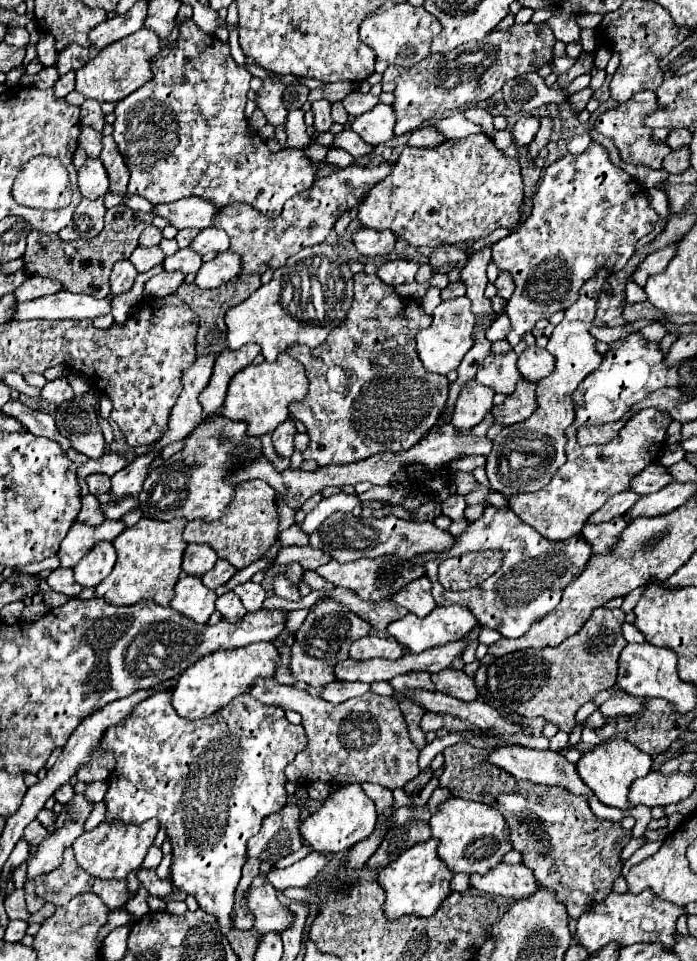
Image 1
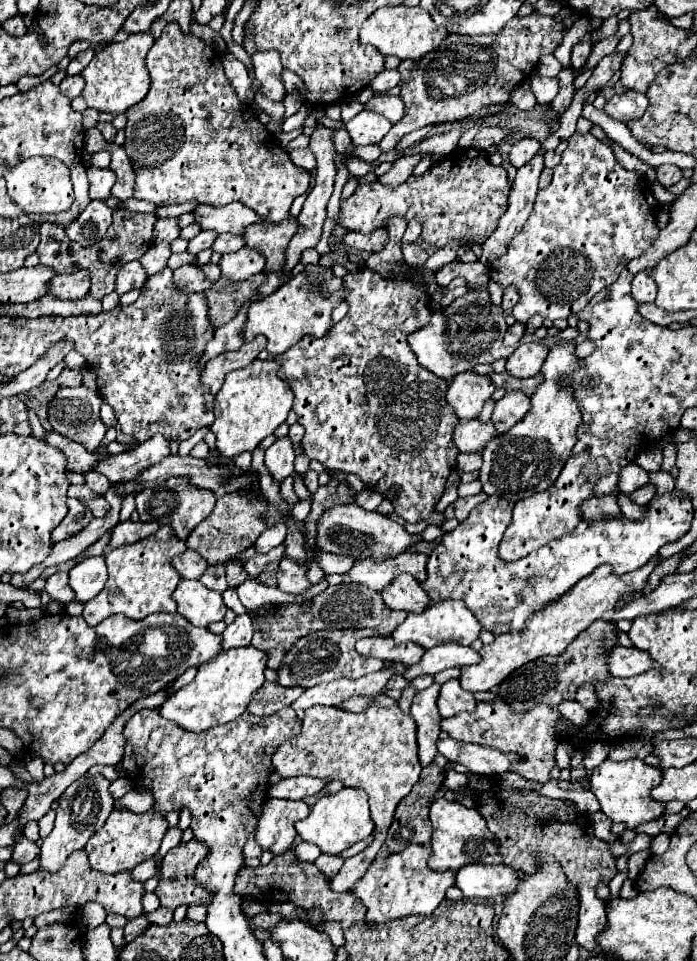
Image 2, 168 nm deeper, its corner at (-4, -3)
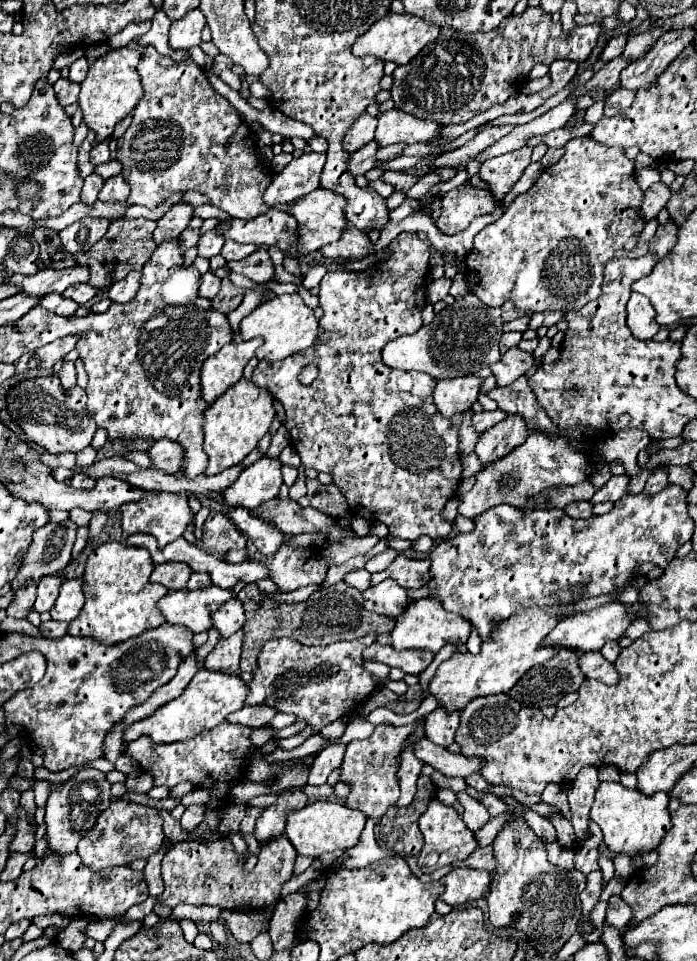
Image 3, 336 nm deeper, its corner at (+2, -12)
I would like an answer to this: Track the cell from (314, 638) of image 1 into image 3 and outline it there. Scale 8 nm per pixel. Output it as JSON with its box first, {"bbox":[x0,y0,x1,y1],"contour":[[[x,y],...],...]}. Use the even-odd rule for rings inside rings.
{"bbox":[245,634,405,734],"contour":[[[365,634],[353,642],[335,642],[327,646],[303,646],[293,638],[271,638],[259,652],[259,668],[253,670],[249,696],[245,706],[267,704],[277,712],[295,714],[317,734],[323,726],[339,720],[343,712],[355,710],[377,686],[387,686],[397,696],[403,696],[405,682],[399,680],[375,680],[363,668],[363,651],[377,640],[377,634]]]}

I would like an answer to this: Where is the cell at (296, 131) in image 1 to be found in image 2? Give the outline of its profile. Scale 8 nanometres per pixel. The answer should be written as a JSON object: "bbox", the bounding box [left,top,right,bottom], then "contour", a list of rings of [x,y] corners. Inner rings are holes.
{"bbox":[289,149,315,171],"contour":[[[291,149],[289,157],[297,167],[303,167],[307,171],[315,169],[315,155],[311,153],[311,149]]]}

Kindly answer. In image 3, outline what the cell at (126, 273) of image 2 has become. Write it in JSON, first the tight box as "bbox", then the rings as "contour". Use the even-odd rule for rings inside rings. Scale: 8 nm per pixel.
{"bbox":[109,272,141,302],"contour":[[[129,272],[123,280],[115,282],[109,288],[109,298],[113,302],[129,302],[135,298],[139,286],[141,286],[141,272]]]}

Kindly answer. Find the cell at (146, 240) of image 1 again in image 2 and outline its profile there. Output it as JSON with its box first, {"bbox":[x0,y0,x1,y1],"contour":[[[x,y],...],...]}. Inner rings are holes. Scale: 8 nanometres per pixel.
{"bbox":[155,219,179,243],"contour":[[[159,219],[155,223],[155,241],[167,241],[171,243],[173,239],[179,237],[179,227],[177,227],[177,219]]]}

